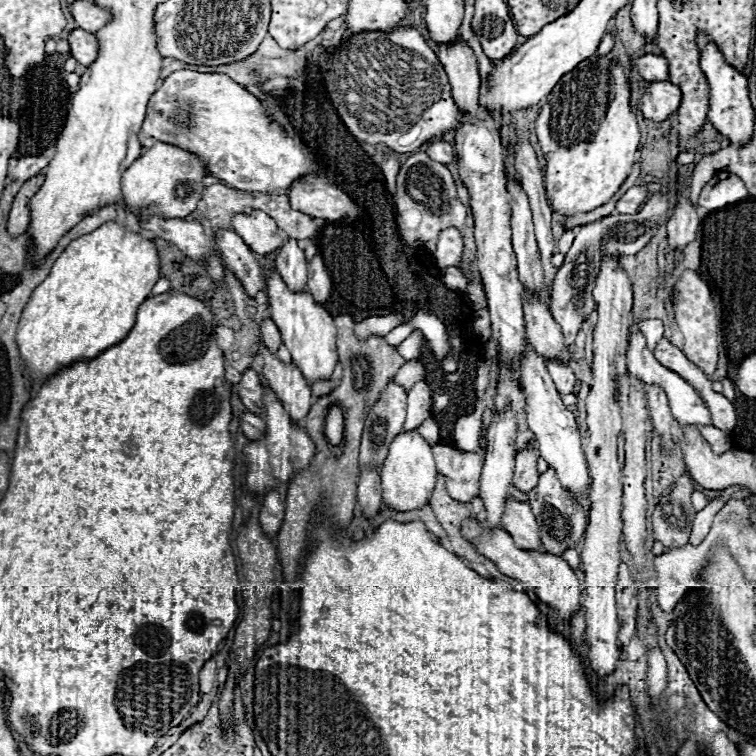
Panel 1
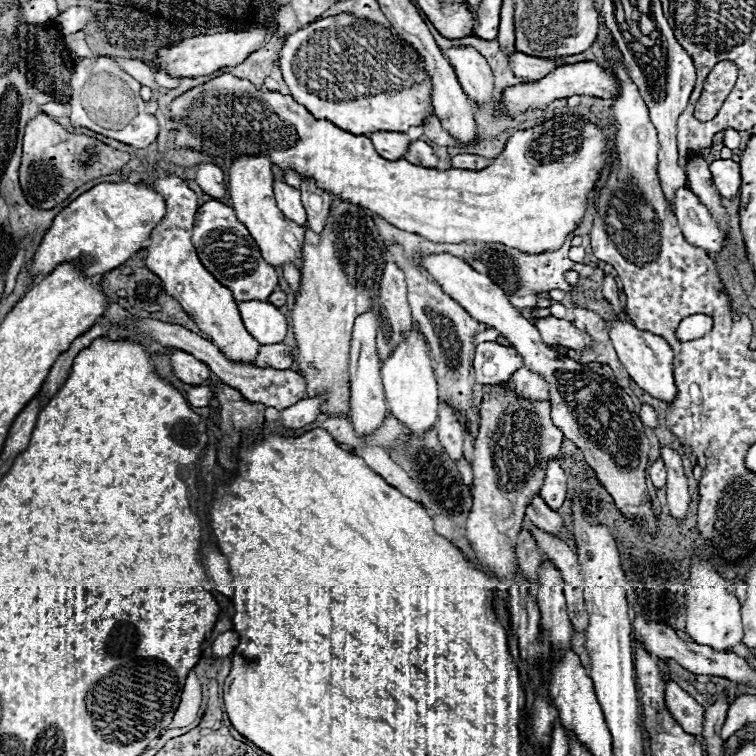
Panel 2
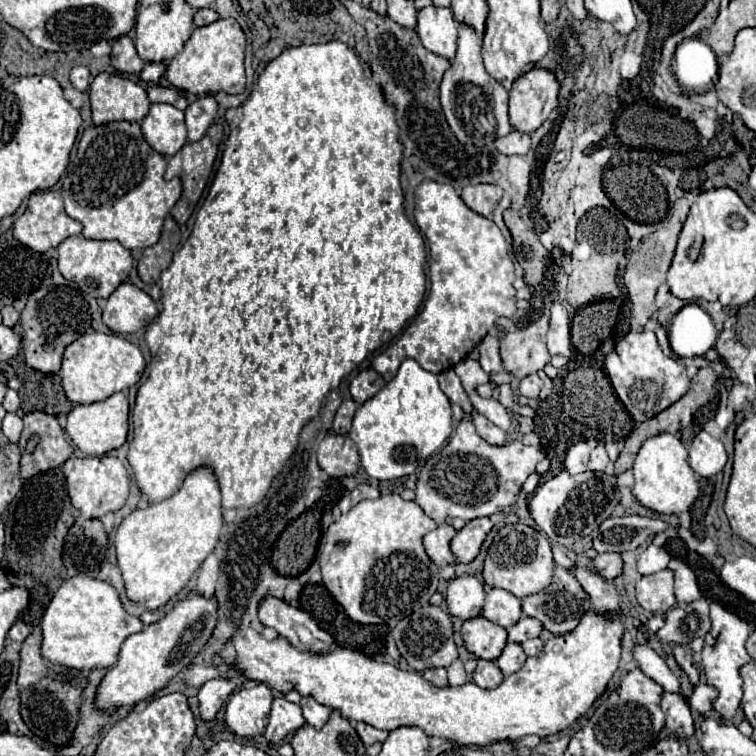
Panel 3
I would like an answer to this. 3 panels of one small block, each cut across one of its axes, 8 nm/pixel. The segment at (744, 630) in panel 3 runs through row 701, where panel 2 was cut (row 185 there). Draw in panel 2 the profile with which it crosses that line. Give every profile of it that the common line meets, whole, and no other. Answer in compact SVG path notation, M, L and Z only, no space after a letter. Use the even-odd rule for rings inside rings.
M714 160L710 164L710 172L716 188L724 198L734 198L740 192L740 166L734 160Z

